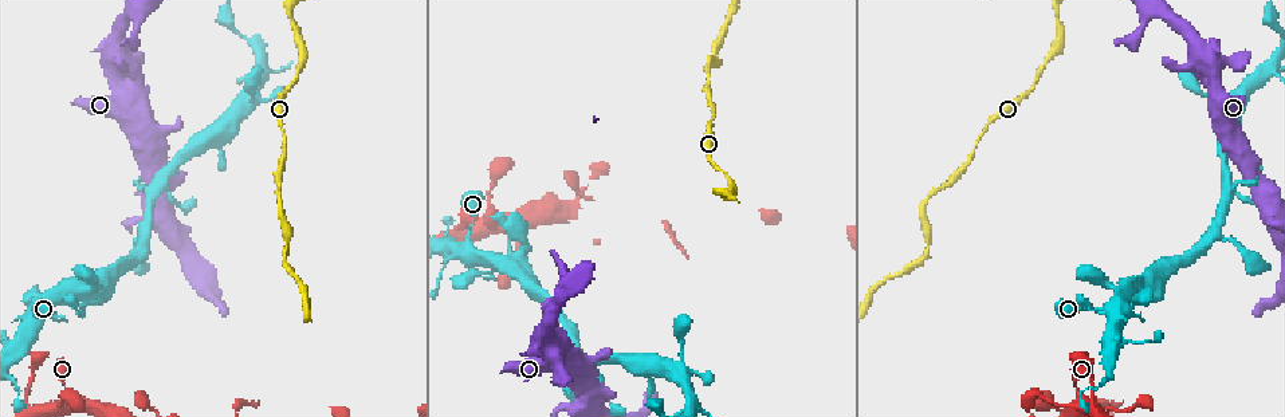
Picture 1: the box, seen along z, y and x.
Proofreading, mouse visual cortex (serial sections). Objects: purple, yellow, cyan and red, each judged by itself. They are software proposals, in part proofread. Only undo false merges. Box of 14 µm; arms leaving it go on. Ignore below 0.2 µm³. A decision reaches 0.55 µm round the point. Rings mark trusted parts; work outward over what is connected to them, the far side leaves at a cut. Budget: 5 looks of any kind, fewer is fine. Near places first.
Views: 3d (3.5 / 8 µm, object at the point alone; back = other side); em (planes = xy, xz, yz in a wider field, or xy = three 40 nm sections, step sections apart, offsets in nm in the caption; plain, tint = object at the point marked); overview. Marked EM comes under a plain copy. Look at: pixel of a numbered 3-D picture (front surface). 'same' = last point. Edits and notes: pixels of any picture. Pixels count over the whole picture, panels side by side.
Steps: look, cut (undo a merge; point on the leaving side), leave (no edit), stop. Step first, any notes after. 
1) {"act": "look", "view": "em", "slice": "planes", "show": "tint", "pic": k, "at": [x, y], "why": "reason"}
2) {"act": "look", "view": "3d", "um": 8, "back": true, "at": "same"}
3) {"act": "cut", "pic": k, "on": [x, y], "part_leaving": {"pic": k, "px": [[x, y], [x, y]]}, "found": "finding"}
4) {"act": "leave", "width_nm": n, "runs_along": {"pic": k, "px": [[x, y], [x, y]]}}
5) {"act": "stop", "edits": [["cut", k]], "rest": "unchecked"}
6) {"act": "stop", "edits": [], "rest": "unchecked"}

{"act": "look", "view": "3d", "um": 3.5, "pic": 1, "at": [294, 19], "why": "thin neck"}

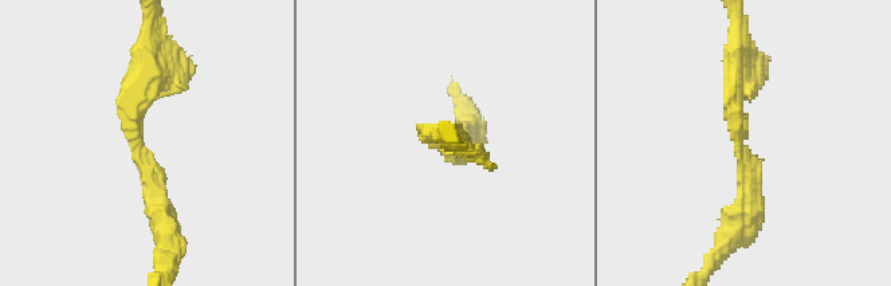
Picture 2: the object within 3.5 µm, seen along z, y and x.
{"act": "look", "view": "em", "slice": "xy", "step": 1, "show": "tint", "pic": 2, "at": [739, 140], "arm_widths_nm": [250, 250], "why": "need the tissue"}

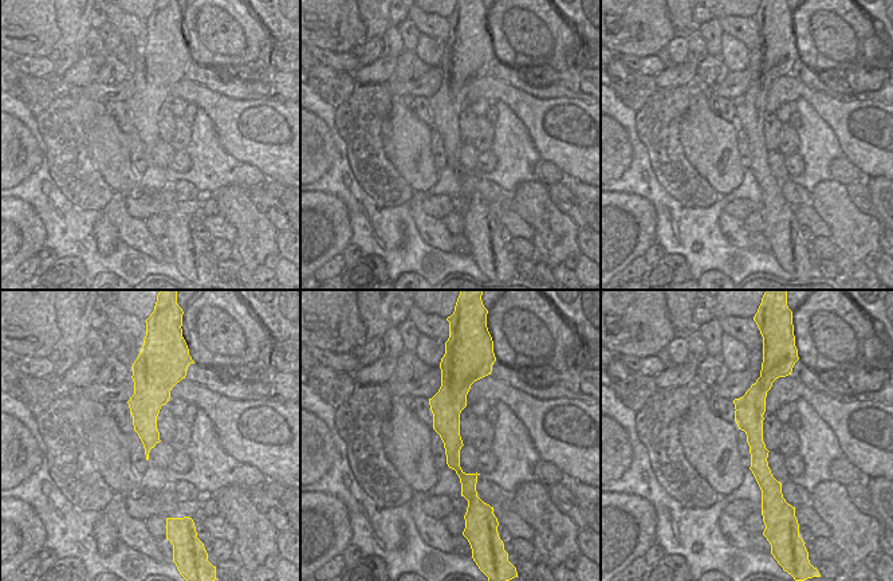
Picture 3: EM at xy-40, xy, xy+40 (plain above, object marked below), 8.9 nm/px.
{"act": "leave", "runs_along": {"pic": 2, "px": [[740, 219], [731, 91], [749, 79]]}, "found": "one cell here"}

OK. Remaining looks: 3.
{"act": "look", "view": "3d", "um": 3.5, "pic": 1, "at": [247, 101]}

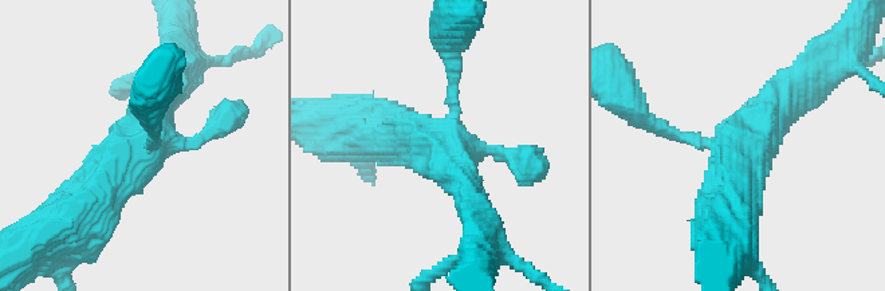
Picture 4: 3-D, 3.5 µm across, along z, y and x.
{"act": "look", "view": "em", "slice": "xy", "step": 2, "show": "tint", "pic": 4, "at": [754, 136], "why": "shape alone is not enough"}

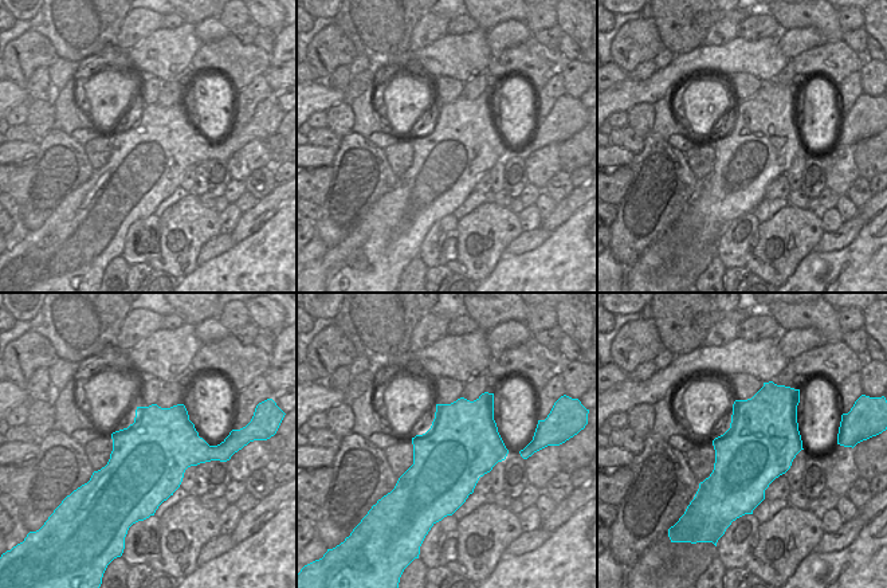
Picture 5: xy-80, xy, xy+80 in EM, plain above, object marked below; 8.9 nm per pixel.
{"act": "look", "view": "em", "slice": "xy", "step": 1, "show": "tint", "at": "same"}

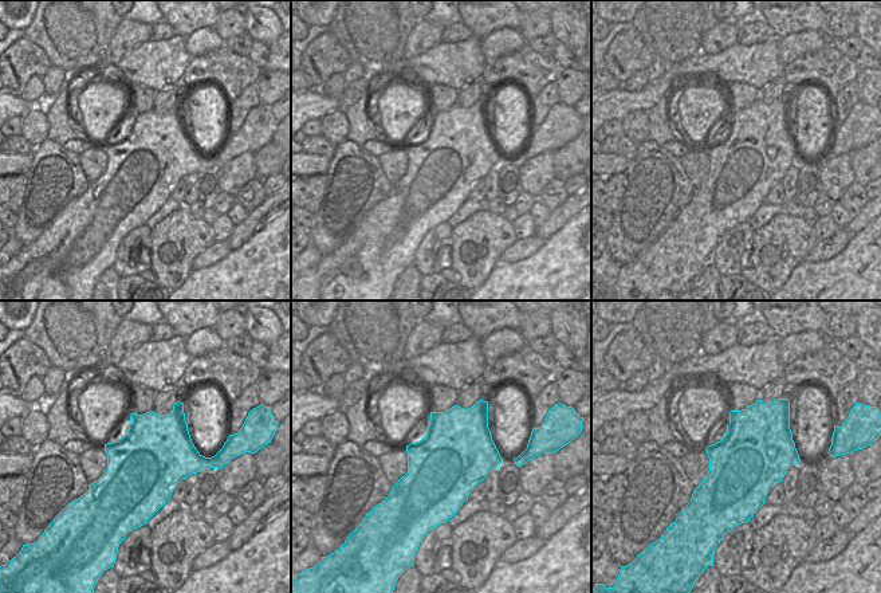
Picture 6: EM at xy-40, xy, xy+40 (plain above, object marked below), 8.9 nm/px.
{"act": "leave", "found": "all the same cell"}

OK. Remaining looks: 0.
{"act": "stop", "edits": [], "rest": "unchecked"}

